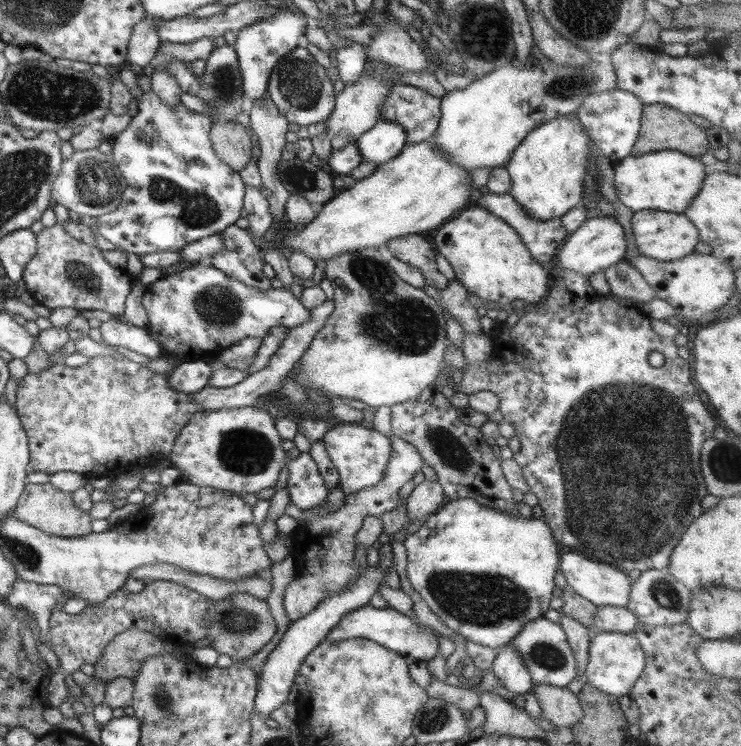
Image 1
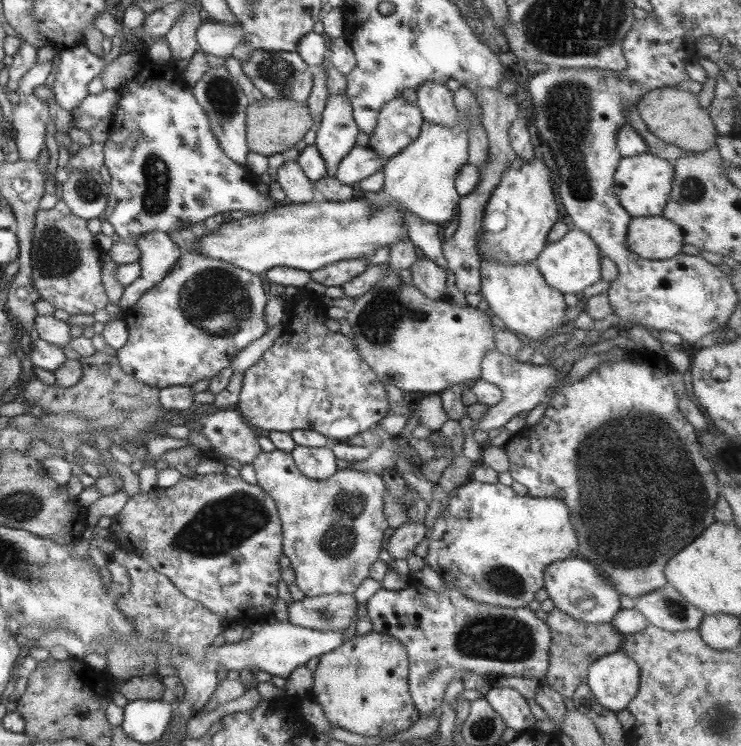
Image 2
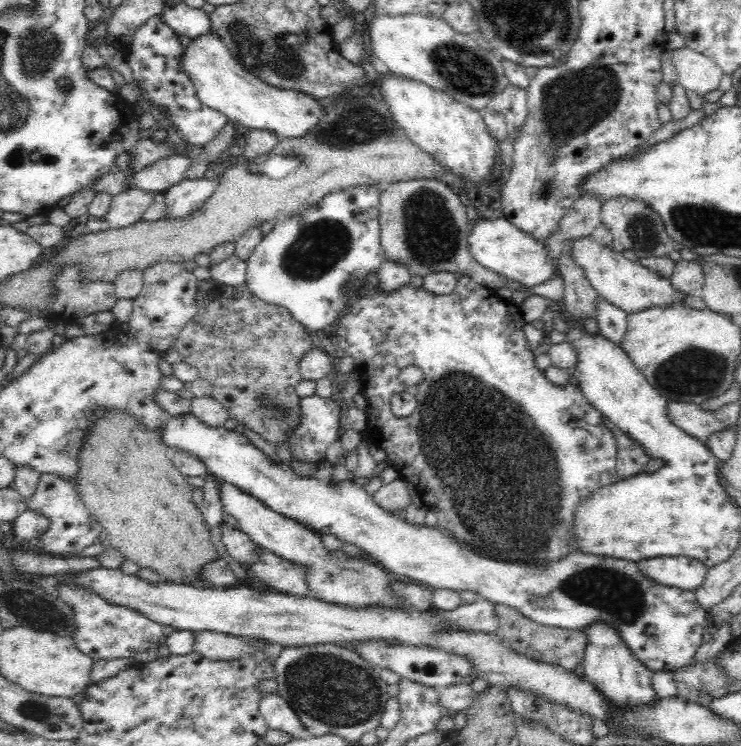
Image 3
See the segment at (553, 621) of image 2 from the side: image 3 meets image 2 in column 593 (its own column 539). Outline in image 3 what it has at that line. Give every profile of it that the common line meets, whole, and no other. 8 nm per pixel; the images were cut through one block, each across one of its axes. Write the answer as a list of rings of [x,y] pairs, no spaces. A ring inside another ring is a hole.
[[[495,605],[495,608],[498,611],[499,635],[505,641],[505,645],[510,645],[510,648],[534,660],[562,666],[568,671],[573,671],[576,664],[583,659],[586,646],[584,633],[537,624],[508,606]]]

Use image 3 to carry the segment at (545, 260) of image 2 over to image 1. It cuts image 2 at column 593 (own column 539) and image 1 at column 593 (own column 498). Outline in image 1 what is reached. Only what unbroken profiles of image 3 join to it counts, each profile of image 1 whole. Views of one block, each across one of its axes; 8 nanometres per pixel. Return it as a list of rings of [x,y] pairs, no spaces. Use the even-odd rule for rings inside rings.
[[[591,218],[585,220],[575,232],[567,237],[555,253],[555,260],[562,270],[570,270],[581,276],[601,274],[608,266],[622,260],[625,254],[625,234],[621,226],[611,219]]]

